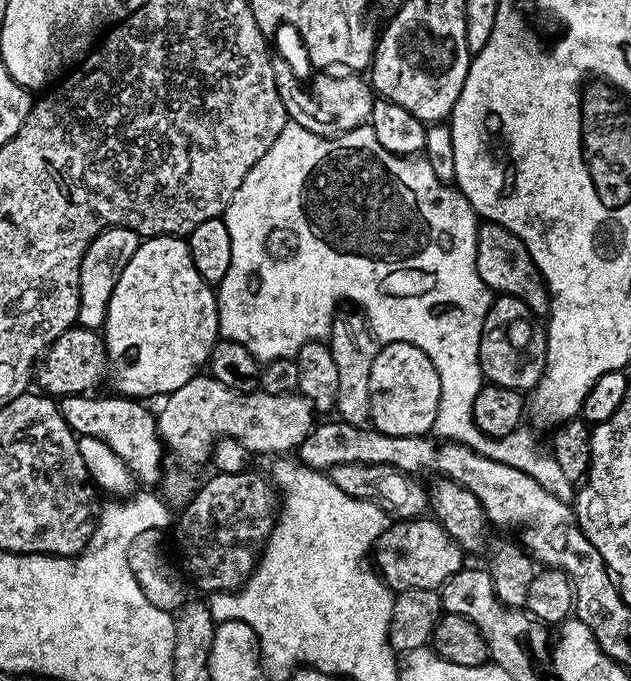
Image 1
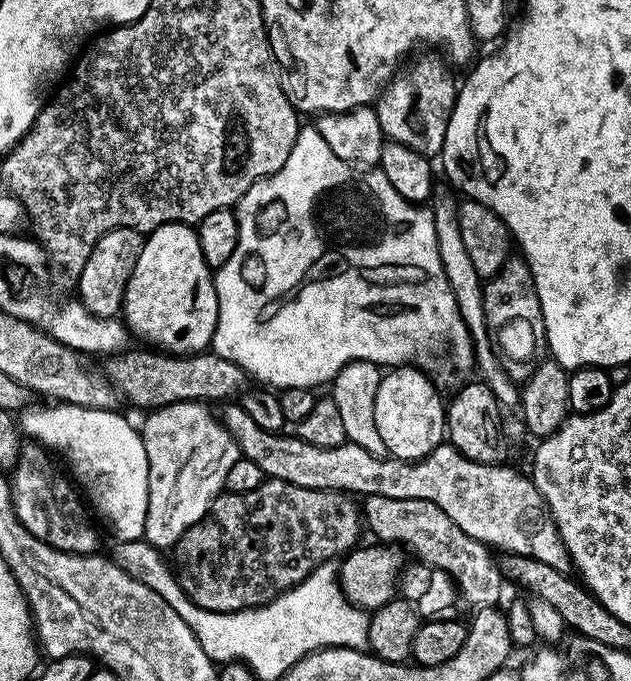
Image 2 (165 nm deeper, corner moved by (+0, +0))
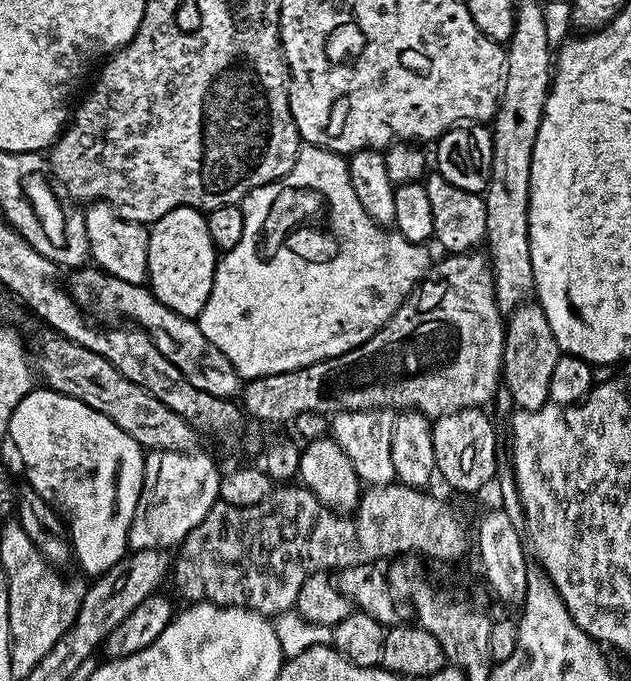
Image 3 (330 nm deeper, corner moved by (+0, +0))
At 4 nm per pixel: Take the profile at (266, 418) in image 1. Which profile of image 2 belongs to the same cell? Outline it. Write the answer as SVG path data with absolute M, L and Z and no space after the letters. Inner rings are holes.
M183 400L153 409L144 424L141 423L140 433L147 458L147 514L143 537L159 550L175 547L185 530L204 517L209 506L225 489L231 466L242 458L234 437L207 408L203 401Z

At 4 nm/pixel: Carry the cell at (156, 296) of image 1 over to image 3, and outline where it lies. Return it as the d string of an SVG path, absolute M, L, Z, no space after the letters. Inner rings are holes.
M175 208L148 228L147 287L178 314L199 317L210 298L218 250L212 245L207 215L199 208Z

